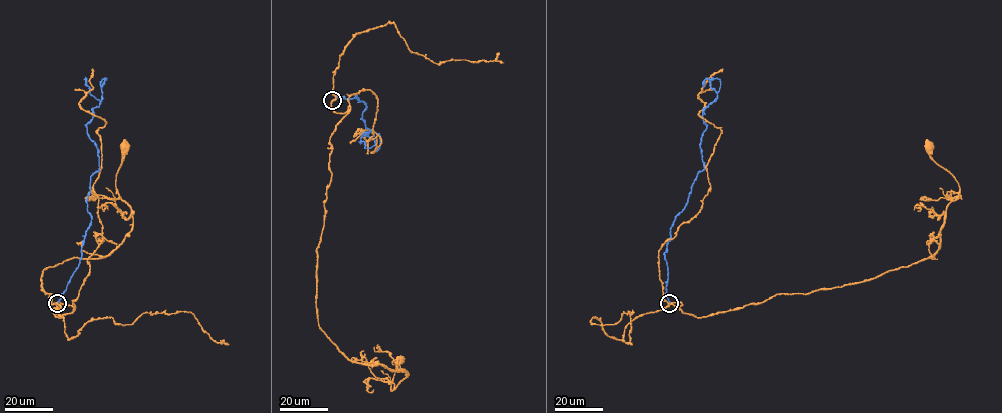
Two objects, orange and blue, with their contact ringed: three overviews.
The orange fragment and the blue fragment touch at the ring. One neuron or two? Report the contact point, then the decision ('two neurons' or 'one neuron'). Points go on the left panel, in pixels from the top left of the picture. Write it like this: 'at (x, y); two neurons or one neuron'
at (57, 303); two neurons

